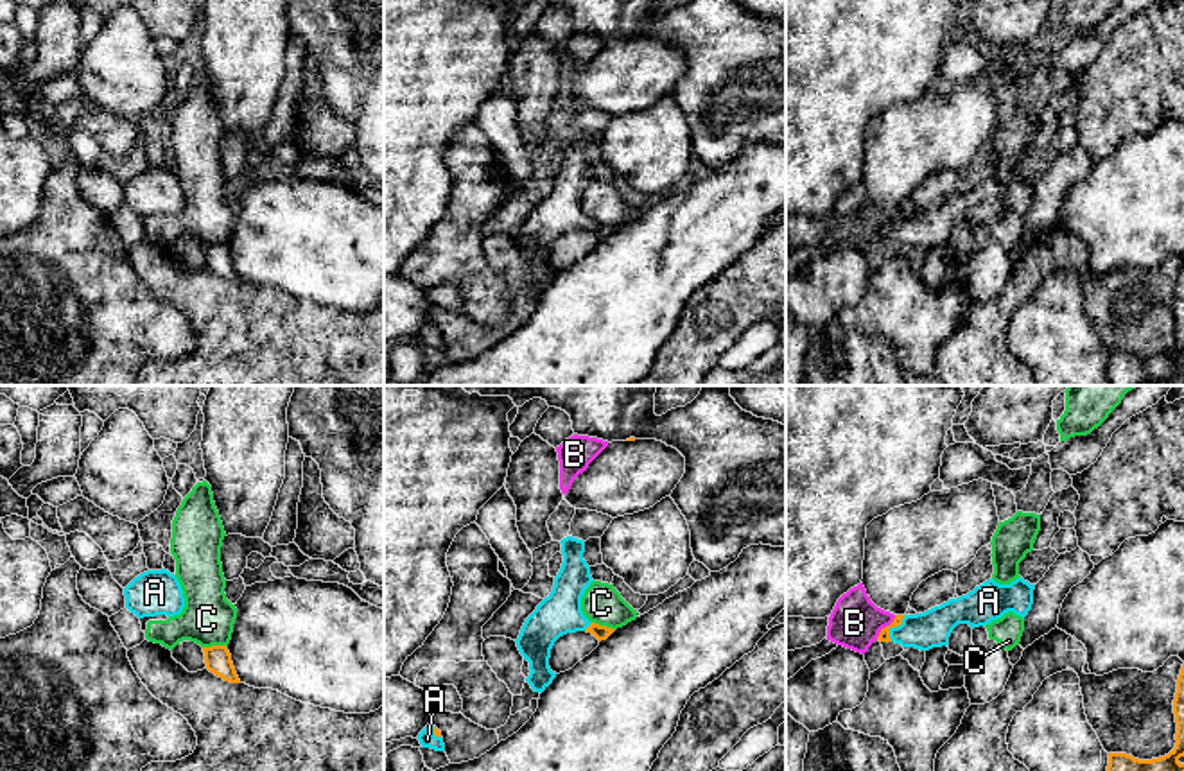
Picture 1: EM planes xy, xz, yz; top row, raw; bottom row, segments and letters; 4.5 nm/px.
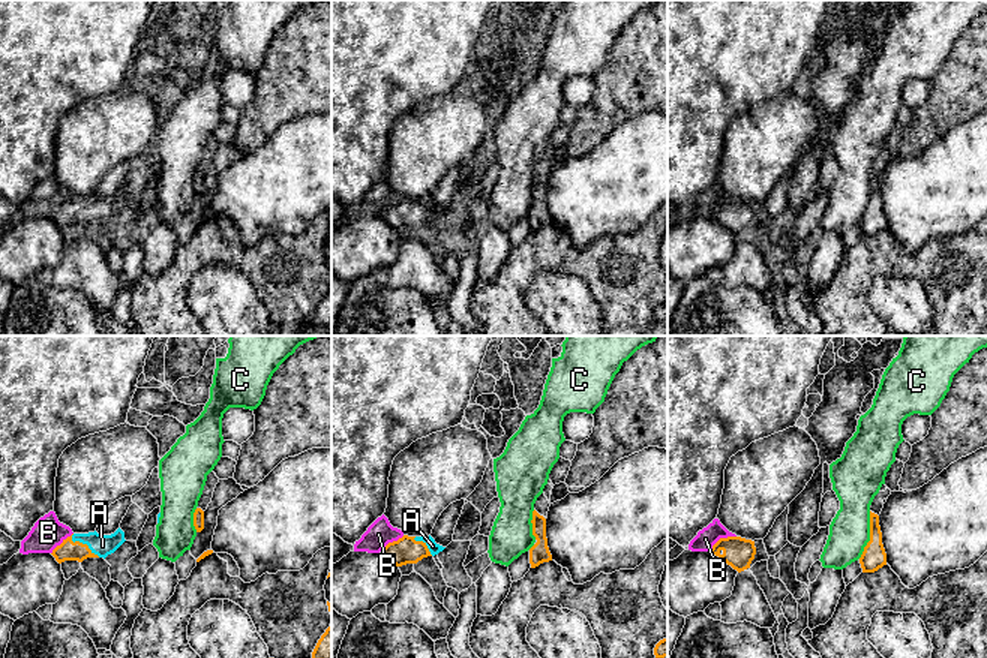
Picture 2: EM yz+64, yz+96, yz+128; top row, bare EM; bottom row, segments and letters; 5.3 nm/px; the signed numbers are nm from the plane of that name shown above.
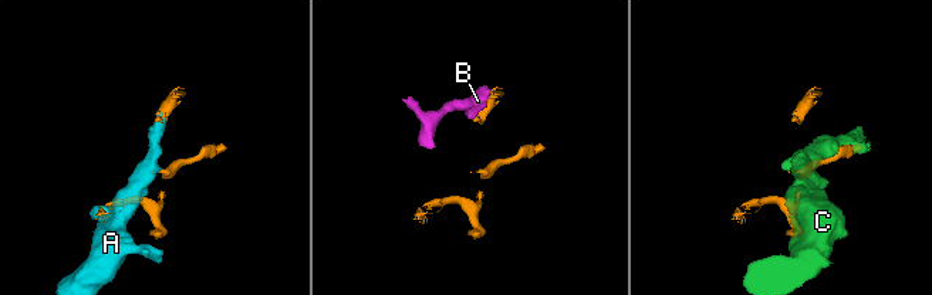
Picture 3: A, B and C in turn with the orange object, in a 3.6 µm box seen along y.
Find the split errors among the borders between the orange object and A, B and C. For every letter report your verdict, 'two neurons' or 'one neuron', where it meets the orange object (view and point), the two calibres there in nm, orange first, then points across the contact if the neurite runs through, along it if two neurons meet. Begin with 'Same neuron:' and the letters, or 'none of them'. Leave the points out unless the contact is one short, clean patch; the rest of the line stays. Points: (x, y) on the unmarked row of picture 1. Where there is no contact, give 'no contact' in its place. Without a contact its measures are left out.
Same neuron: A
A: one neuron; meets orange in yz at (894, 225); 50 nm thick on the orange side, 170 nm on the other
B: two neurons; meets orange in yz at (887, 225); 50 nm thick on the orange side, 220 nm on the other; border along yz (896, 214), (876, 237)
C: two neurons; meets orange in xy at (214, 244); 120 nm thick on the orange side, 240 nm on the other

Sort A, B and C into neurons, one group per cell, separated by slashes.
A / B / C

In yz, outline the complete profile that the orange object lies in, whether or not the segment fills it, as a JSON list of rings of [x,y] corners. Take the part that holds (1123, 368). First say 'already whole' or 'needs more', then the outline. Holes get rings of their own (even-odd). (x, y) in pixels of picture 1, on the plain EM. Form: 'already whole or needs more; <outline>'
already whole; [[[1184,262],[1177,278],[1173,298],[1177,321],[1175,346],[1159,357],[1139,359],[1127,351],[1109,351],[1107,378],[1109,386],[1157,386],[1159,382],[1175,382],[1184,375]]]

